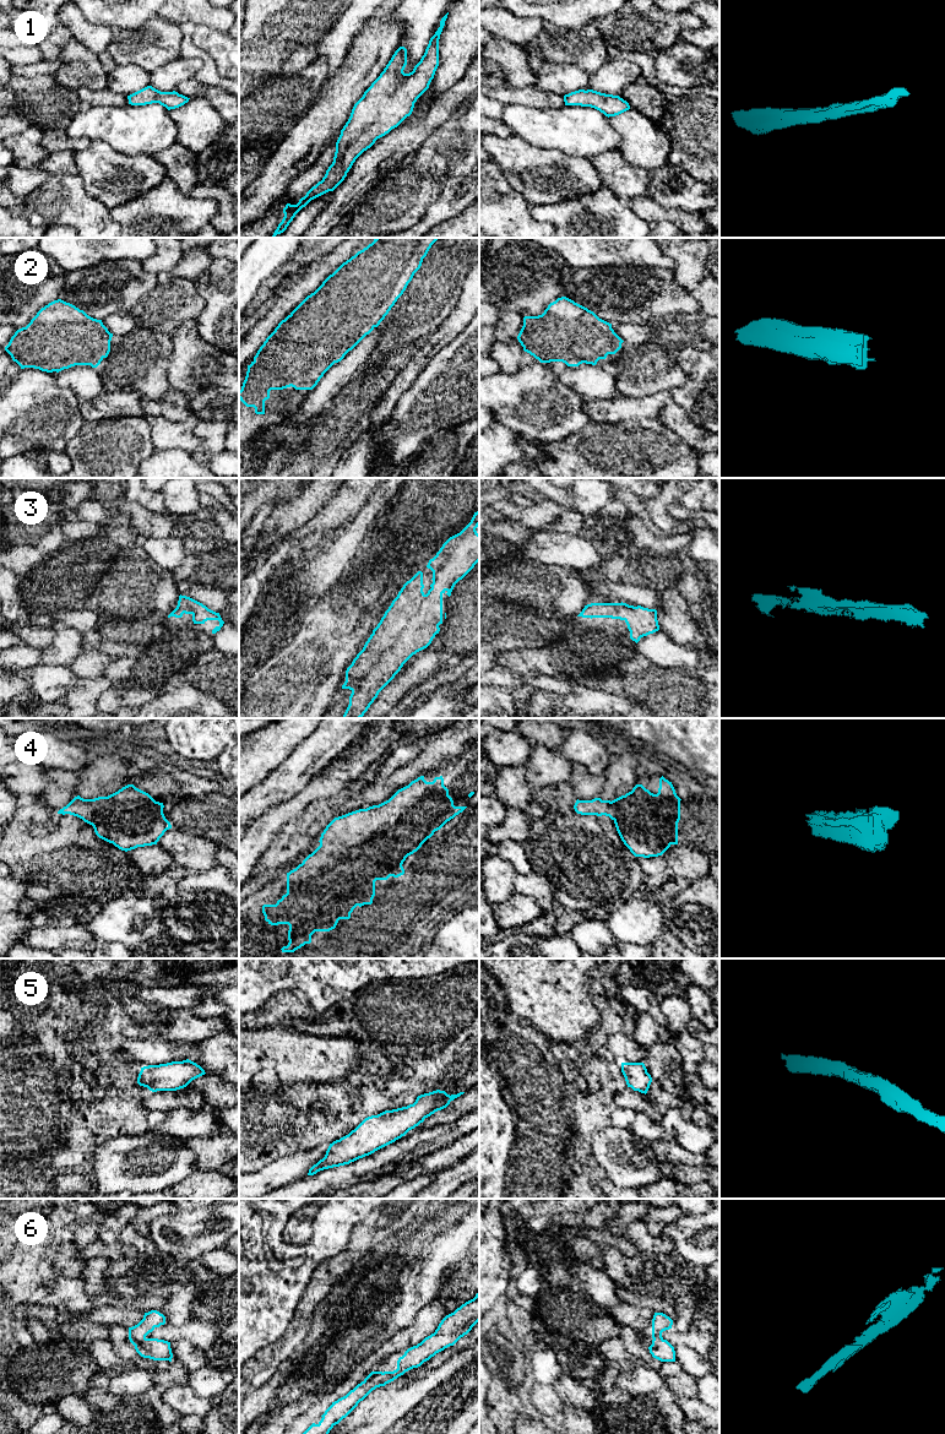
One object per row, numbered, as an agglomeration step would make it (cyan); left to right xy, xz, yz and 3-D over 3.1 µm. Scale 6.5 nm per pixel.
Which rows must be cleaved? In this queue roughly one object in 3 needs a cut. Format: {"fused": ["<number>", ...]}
{"fused": []}

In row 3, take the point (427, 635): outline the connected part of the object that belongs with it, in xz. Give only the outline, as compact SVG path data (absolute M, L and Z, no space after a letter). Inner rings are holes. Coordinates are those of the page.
M479 510L474 512L471 522L460 533L450 537L442 544L436 555L429 560L427 567L433 571L433 583L430 585L431 588L427 594L423 592L424 585L422 571L418 571L403 585L378 626L373 630L373 634L365 642L363 650L357 654L352 664L346 670L346 681L342 685L342 689L349 689L352 694L349 696L349 705L342 718L362 718L378 697L379 692L395 678L403 664L413 654L427 648L431 643L435 635L439 634L439 625L442 624L442 594L446 593L450 597L455 585L462 580L479 561L479 534L476 531L478 526Z

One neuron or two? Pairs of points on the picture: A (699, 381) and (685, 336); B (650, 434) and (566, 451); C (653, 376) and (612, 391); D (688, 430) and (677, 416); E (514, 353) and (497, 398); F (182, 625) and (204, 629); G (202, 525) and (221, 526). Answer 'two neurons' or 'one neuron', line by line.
A: two neurons
B: one neuron
C: two neurons
D: one neuron
E: two neurons
F: one neuron
G: one neuron

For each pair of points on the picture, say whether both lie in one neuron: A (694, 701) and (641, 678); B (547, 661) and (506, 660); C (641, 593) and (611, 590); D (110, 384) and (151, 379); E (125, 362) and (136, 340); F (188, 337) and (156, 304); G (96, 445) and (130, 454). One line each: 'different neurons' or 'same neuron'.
A: same neuron
B: same neuron
C: same neuron
D: same neuron
E: same neuron
F: different neurons
G: same neuron

